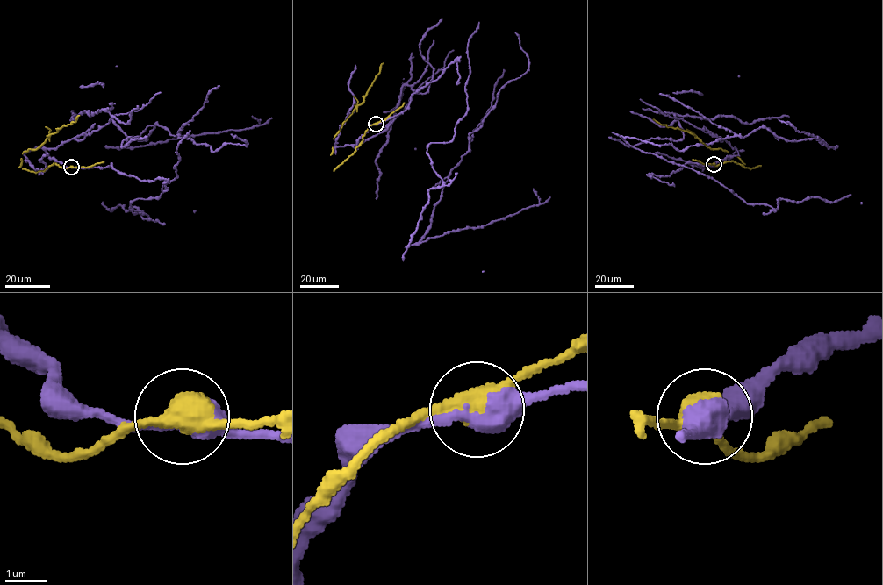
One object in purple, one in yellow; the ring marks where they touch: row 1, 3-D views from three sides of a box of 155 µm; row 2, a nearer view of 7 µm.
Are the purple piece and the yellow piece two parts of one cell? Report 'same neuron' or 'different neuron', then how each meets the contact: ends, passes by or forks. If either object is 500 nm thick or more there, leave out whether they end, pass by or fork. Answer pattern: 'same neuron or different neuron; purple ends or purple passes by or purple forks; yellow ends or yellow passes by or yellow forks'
different neuron

